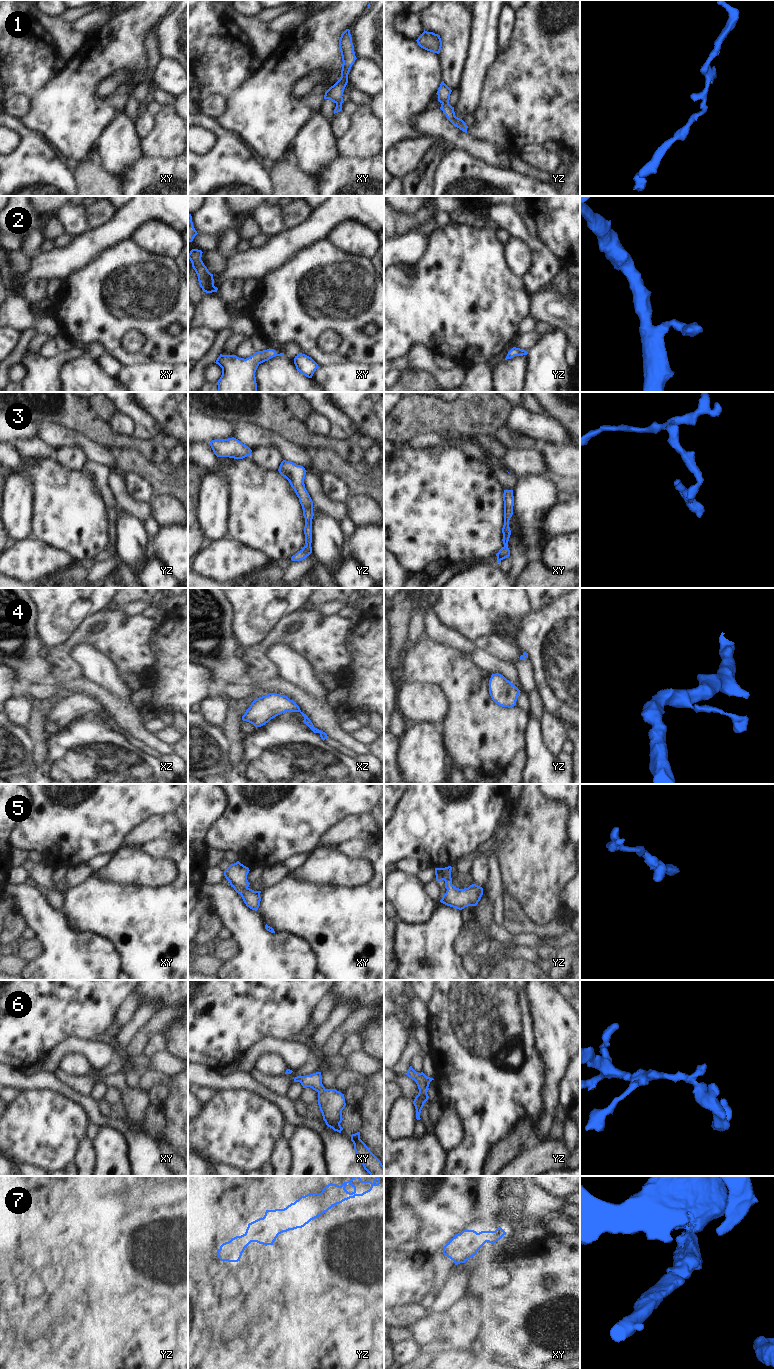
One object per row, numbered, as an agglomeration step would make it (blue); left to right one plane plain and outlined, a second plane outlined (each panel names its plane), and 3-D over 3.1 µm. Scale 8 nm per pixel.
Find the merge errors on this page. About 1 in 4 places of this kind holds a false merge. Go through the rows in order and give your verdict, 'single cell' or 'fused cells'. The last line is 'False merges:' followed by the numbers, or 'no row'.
1: single cell
2: single cell
3: single cell
4: single cell
5: single cell
6: single cell
7: single cell
False merges: no row

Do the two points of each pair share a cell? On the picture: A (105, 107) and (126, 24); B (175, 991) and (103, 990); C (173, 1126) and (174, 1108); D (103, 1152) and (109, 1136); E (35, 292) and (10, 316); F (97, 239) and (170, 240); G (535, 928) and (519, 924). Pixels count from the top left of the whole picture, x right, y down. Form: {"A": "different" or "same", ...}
{"A": "same", "B": "different", "C": "same", "D": "same", "E": "different", "F": "different", "G": "same"}

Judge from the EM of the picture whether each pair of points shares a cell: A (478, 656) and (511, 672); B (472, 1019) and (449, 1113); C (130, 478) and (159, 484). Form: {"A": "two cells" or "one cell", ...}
{"A": "one cell", "B": "two cells", "C": "two cells"}

